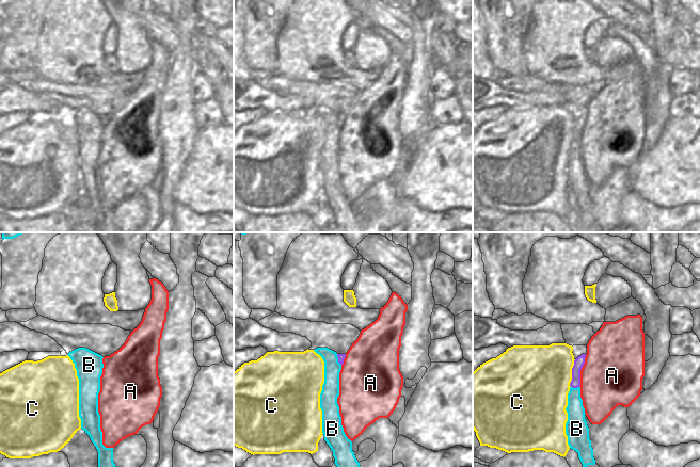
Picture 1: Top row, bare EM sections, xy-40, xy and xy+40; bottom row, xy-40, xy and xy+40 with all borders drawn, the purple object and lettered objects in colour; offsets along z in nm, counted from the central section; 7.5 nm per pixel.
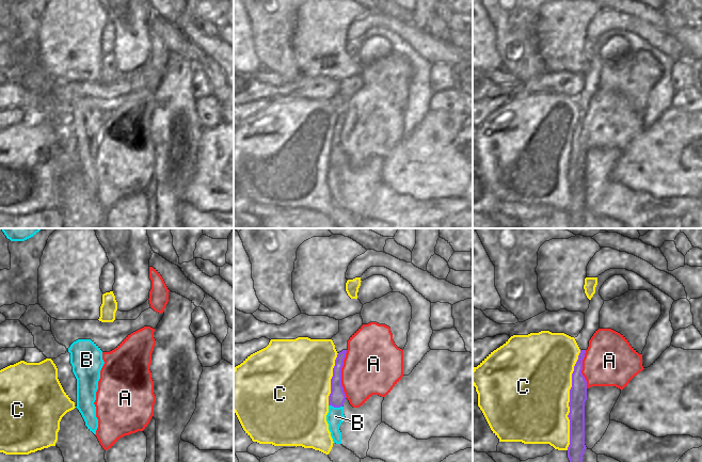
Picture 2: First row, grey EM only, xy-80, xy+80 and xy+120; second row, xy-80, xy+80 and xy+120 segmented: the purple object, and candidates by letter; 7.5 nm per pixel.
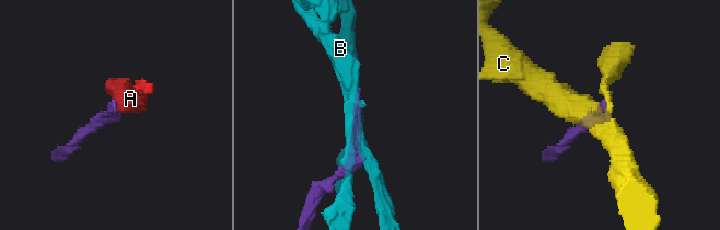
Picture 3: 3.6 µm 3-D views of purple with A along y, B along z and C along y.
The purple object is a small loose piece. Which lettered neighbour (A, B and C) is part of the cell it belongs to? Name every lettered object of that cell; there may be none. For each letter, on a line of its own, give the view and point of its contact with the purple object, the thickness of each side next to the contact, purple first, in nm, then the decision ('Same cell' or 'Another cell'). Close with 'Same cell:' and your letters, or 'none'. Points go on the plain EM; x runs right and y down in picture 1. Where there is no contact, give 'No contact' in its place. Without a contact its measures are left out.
A: Touches purple at xy+40 (581, 130). Thickness 80 nm (purple) against 460 nm. Same cell
B: Touches purple at xy+40 (575, 148). Thickness 80 nm (purple) against 130 nm. Another cell
C: Touches purple at xy+40 (572, 134). Thickness 80 nm (purple) against 480 nm. Another cell
Same cell: A

